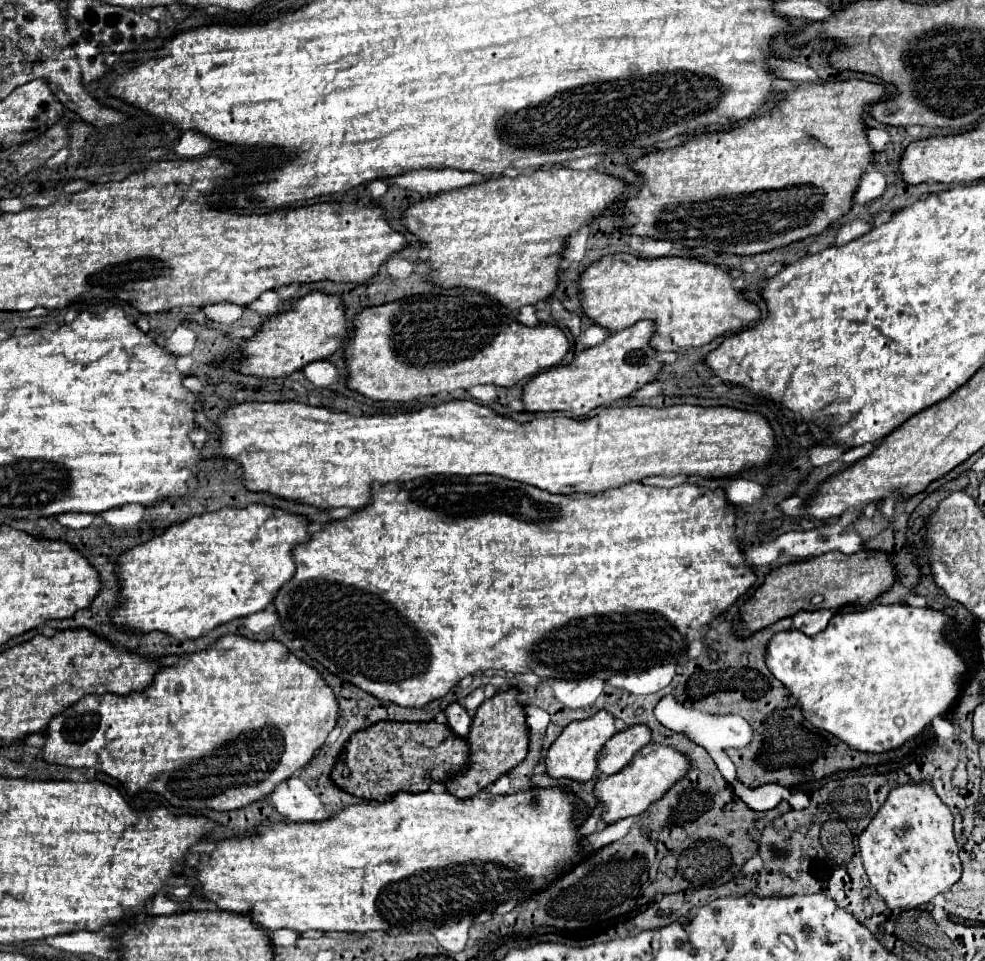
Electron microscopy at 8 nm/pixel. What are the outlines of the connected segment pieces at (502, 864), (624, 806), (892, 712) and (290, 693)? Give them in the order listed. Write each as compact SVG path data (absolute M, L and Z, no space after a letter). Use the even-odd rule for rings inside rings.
M531 789L525 793L515 795L499 795L491 797L483 791L467 797L457 799L451 793L405 793L399 791L395 799L387 803L377 805L351 805L341 809L337 815L331 815L323 821L309 821L309 823L295 823L295 821L265 821L255 827L255 837L245 839L225 839L219 841L215 851L209 853L207 863L197 865L197 885L193 887L193 893L199 897L205 897L207 901L217 903L219 909L249 915L251 921L265 929L265 931L277 931L277 929L293 929L297 933L305 933L309 929L321 929L321 931L353 931L353 933L367 933L367 931L389 931L399 929L405 931L429 931L433 927L445 925L445 921L459 921L461 917L477 917L481 913L493 913L501 903L505 901L517 901L521 895L525 895L529 889L539 889L541 885L549 885L553 881L553 875L557 875L579 851L579 829L573 825L573 811L577 807L585 807L575 795L571 795L565 789Z
M647 743L619 773L597 779L595 799L603 807L601 819L611 825L621 819L641 815L655 799L659 799L659 795L663 795L663 791L667 791L667 787L671 787L671 783L675 783L675 779L681 779L687 773L687 767L687 757L683 757L679 751L661 747L659 743Z
M873 605L865 611L837 613L829 627L813 637L797 629L775 633L767 647L767 669L789 689L815 729L835 735L857 751L885 753L919 735L935 717L945 715L959 695L965 661L945 639L947 625L947 615L927 607Z
M225 633L211 647L197 653L189 653L179 663L159 669L155 673L151 687L143 691L133 691L129 695L113 695L113 693L85 695L75 705L67 707L67 711L55 715L45 729L47 741L43 747L43 759L47 763L57 763L57 765L67 765L67 767L85 767L85 769L93 767L95 771L103 771L109 777L117 779L127 789L129 797L137 797L141 791L153 791L161 795L165 801L169 801L169 805L173 807L183 807L183 809L193 809L193 811L203 811L203 809L233 811L267 797L279 783L283 783L295 771L303 769L313 759L313 753L325 743L329 731L337 725L337 717L339 717L339 709L337 709L331 687L323 683L323 677L313 667L305 665L301 659L289 653L285 645L281 645L275 639L251 641L237 633Z

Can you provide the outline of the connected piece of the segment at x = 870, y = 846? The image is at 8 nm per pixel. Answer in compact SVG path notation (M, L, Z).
M927 781L905 783L891 789L887 801L871 819L867 829L859 837L859 849L863 867L869 875L871 887L885 899L891 909L911 909L931 901L935 895L953 887L961 877L961 861L957 855L957 843L953 835L953 813L939 799L933 785Z

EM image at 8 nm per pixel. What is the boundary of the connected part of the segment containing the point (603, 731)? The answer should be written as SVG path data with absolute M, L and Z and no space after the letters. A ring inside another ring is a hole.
M599 711L595 717L585 721L573 721L569 723L559 739L551 745L545 757L547 775L553 779L571 779L579 783L587 783L597 773L597 753L601 751L603 743L615 735L615 719L607 711Z

